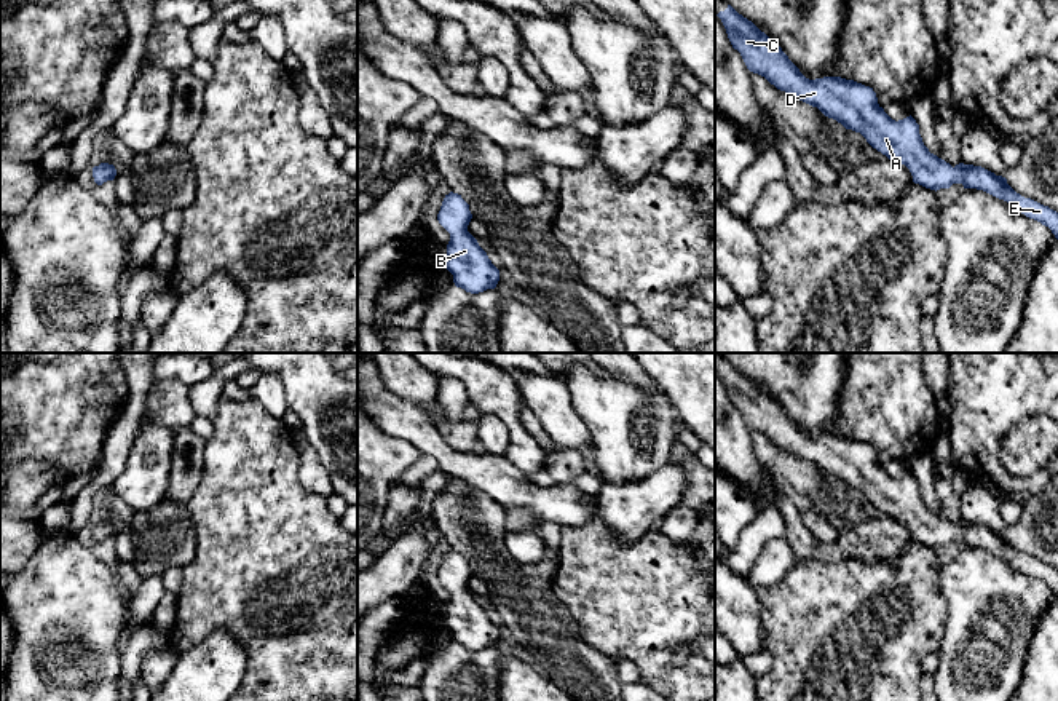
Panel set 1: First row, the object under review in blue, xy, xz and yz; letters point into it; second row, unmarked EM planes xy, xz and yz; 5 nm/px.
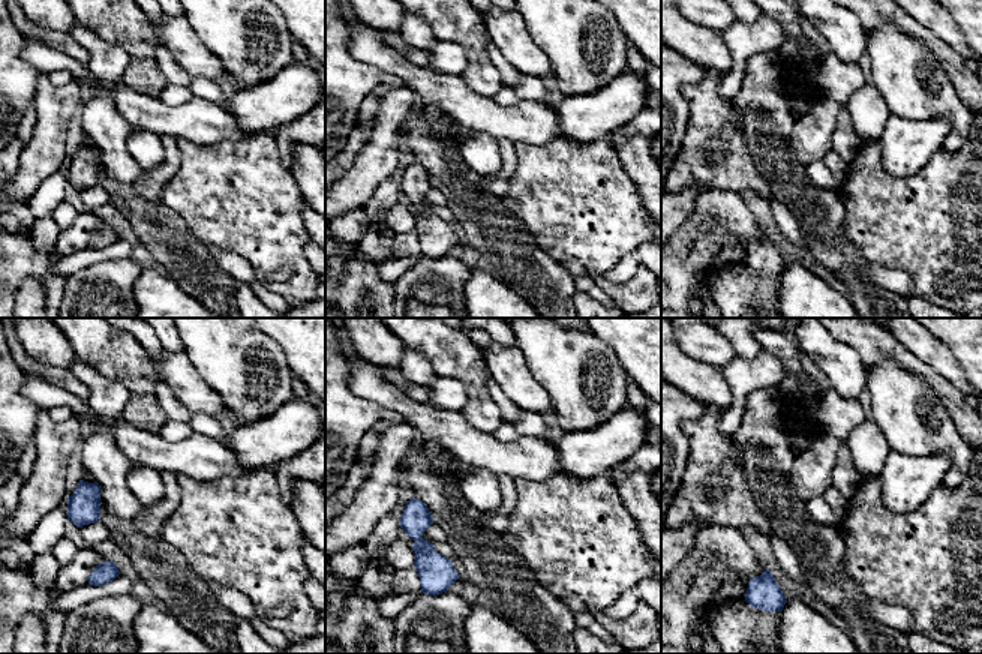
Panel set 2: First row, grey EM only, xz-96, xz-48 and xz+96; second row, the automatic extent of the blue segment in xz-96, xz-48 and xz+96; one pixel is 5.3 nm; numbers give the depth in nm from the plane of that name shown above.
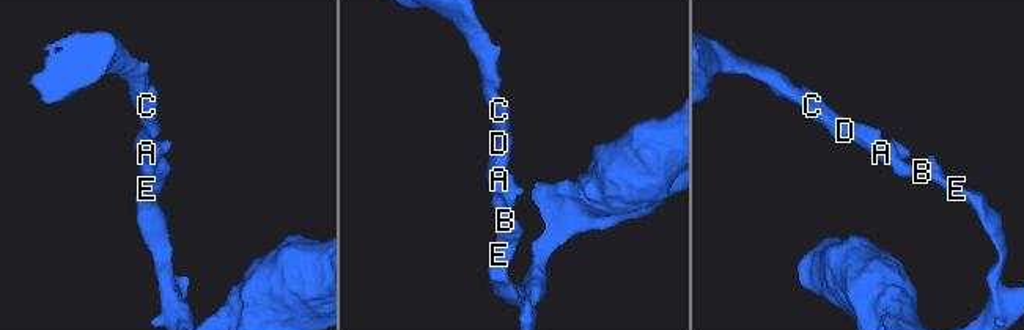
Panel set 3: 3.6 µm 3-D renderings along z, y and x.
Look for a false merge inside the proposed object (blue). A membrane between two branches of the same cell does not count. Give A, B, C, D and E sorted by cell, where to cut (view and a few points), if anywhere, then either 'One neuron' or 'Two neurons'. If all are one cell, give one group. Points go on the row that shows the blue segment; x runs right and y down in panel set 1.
Groups: A B C D E. No split. One neuron

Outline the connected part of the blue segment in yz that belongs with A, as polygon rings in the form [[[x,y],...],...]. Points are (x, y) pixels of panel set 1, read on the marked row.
[[[731,5],[717,16],[721,19],[732,48],[740,53],[750,72],[764,77],[777,89],[795,99],[817,107],[846,129],[860,133],[873,149],[889,160],[905,164],[914,184],[935,192],[949,188],[953,184],[983,190],[1048,227],[1058,240],[1056,211],[1021,196],[1007,184],[1005,177],[981,166],[959,163],[953,168],[930,153],[922,142],[916,120],[911,115],[898,121],[892,120],[878,104],[873,88],[841,77],[809,80],[777,43]]]

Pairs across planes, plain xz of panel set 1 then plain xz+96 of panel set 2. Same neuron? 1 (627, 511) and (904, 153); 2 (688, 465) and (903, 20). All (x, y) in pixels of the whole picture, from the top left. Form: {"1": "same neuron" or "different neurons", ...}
{"1": "same neuron", "2": "same neuron"}

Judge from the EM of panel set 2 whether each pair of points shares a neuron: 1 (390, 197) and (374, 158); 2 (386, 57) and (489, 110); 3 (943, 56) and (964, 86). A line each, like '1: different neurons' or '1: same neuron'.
1: different neurons
2: same neuron
3: same neuron

